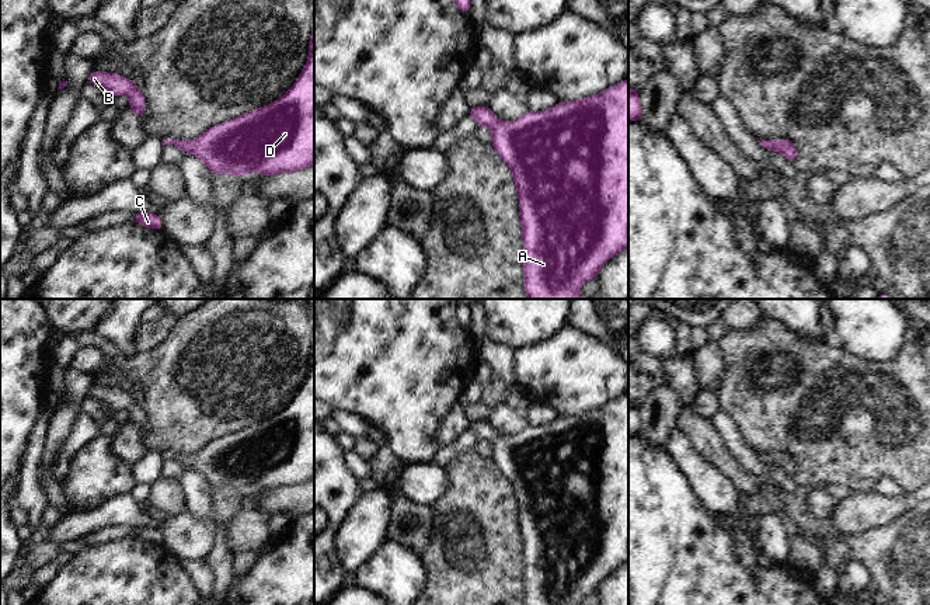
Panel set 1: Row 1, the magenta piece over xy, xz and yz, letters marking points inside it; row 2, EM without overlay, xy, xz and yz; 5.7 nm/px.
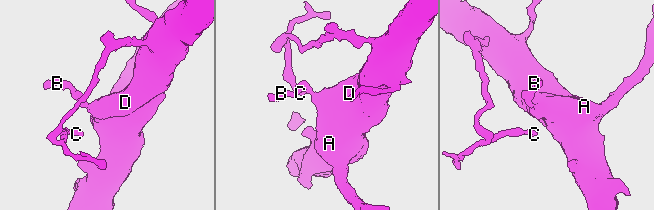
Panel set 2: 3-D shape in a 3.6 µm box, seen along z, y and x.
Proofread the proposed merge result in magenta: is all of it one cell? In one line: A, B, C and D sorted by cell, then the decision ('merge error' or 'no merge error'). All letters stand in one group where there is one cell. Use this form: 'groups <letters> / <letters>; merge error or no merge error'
groups A B C D; no merge error

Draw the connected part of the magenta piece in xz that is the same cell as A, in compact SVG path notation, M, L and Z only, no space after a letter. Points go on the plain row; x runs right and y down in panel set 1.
M628 394L610 400L600 408L558 417L546 425L527 425L512 437L499 437L487 420L470 421L469 430L477 435L477 441L491 444L491 459L499 472L511 481L513 490L519 512L519 531L525 561L522 574L525 605L579 605L584 595L596 594L603 578L628 561Z

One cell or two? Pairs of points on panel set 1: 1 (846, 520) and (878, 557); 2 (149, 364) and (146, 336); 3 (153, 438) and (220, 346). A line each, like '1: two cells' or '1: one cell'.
1: two cells
2: two cells
3: one cell

